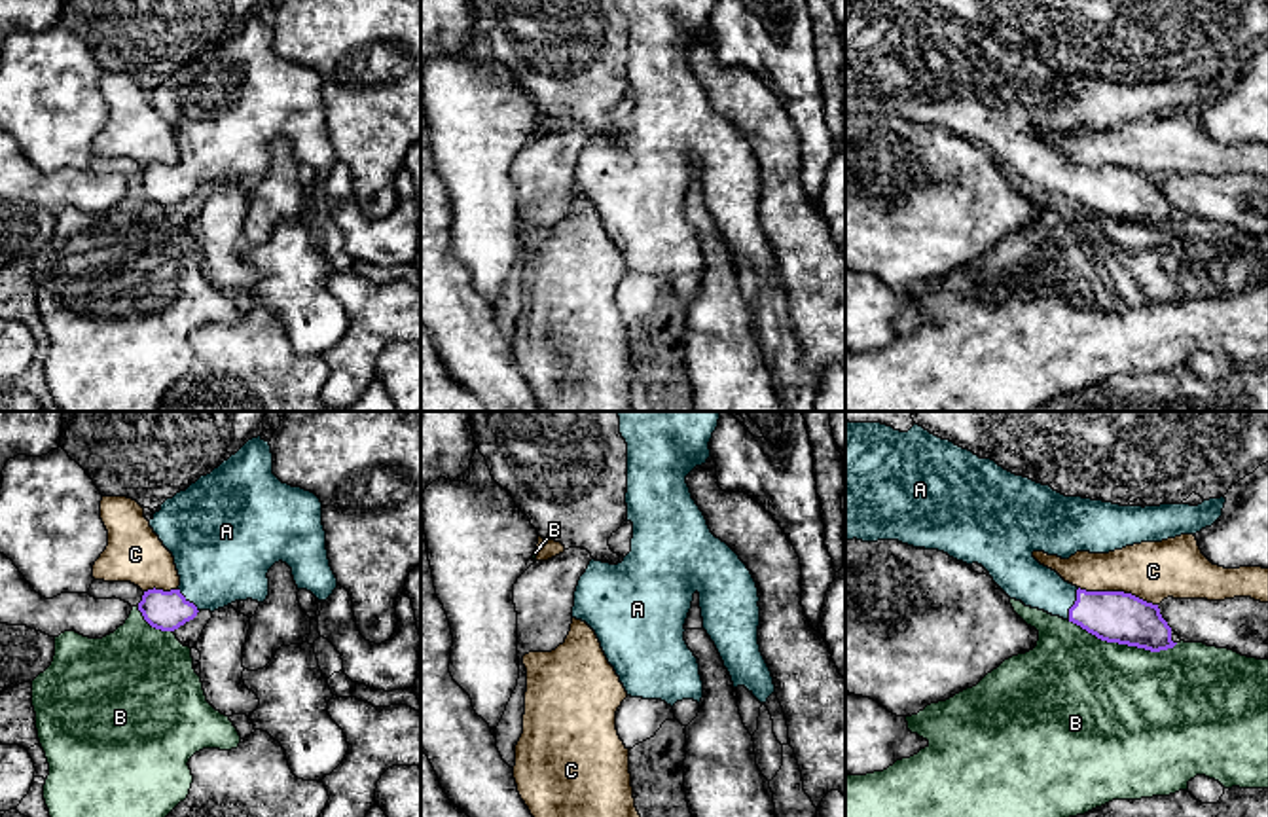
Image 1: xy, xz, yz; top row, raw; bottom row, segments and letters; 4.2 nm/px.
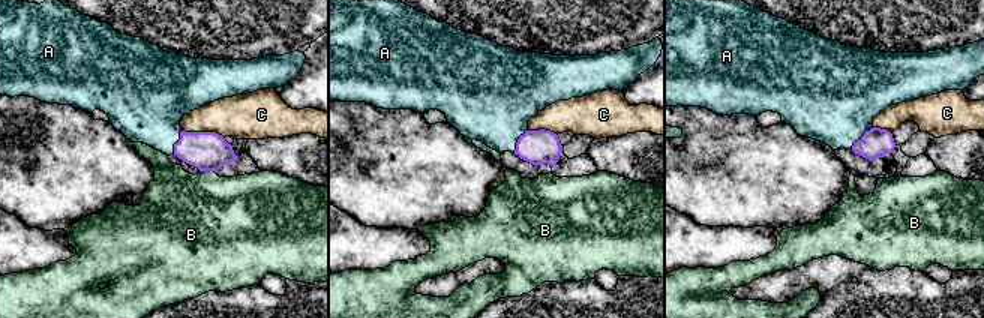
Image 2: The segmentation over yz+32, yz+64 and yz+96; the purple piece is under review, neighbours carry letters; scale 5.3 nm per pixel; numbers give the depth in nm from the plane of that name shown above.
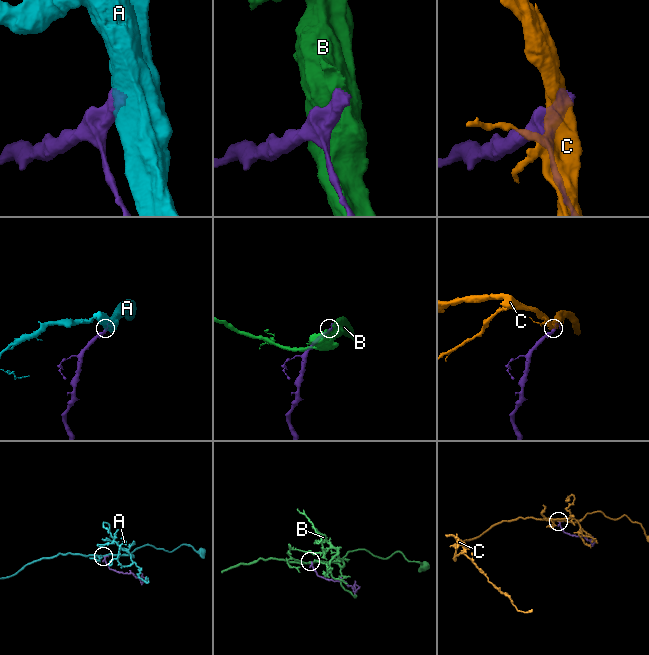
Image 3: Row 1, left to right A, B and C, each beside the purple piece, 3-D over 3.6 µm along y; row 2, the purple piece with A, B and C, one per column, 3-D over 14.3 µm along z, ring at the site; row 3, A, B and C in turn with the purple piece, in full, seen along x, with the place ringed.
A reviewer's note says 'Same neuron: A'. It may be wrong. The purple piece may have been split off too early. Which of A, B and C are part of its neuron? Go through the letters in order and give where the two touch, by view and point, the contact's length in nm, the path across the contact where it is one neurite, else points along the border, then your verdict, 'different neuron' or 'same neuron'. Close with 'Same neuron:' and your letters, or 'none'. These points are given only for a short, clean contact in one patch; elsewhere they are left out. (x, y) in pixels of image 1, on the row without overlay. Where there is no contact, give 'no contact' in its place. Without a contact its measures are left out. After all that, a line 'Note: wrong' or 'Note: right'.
A: meets purple in yz at (1075, 179); contact 140 nm long; runs through yz (1115, 192), (1075, 179), (1056, 173), (1024, 154); same neuron
B: meets purple in yz at (1123, 218); contact 480 nm long; different neuron
C: meets purple in yz at (1119, 167); contact 340 nm long; different neuron
Same neuron: A
Note: right

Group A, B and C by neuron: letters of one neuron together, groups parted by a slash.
A / B / C

